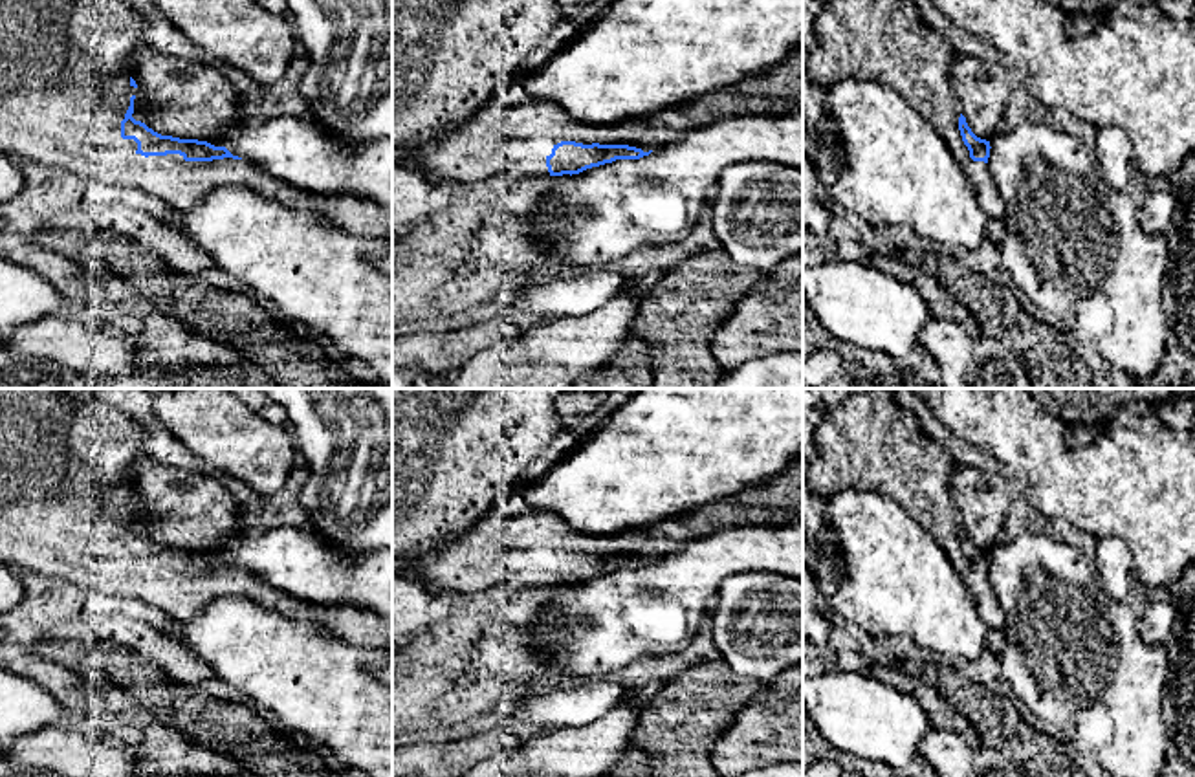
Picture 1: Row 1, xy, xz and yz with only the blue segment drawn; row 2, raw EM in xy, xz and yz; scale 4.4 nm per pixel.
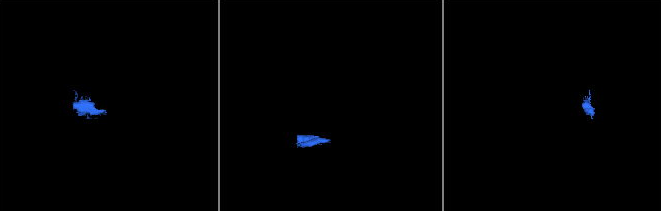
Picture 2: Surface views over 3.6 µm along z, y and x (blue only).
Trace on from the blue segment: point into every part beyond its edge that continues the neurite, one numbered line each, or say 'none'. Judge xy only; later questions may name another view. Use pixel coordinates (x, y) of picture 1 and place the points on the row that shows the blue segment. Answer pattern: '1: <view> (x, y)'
1: xy (63, 90)

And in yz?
1: yz (884, 41)

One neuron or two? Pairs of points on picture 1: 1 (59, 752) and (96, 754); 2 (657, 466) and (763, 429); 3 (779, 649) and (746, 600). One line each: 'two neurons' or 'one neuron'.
1: one neuron
2: one neuron
3: one neuron

